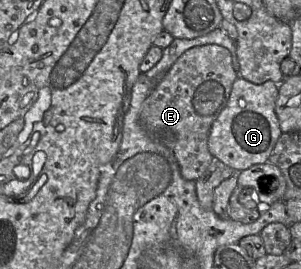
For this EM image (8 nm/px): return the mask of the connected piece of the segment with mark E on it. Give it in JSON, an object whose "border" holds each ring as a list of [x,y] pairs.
{"border":[[[216,44],[196,46],[188,49],[177,59],[145,99],[140,122],[151,139],[173,152],[184,179],[198,180],[213,161],[214,157],[208,149],[210,129],[226,107],[233,83],[238,77],[239,74],[233,69],[231,53],[225,47]]]}

